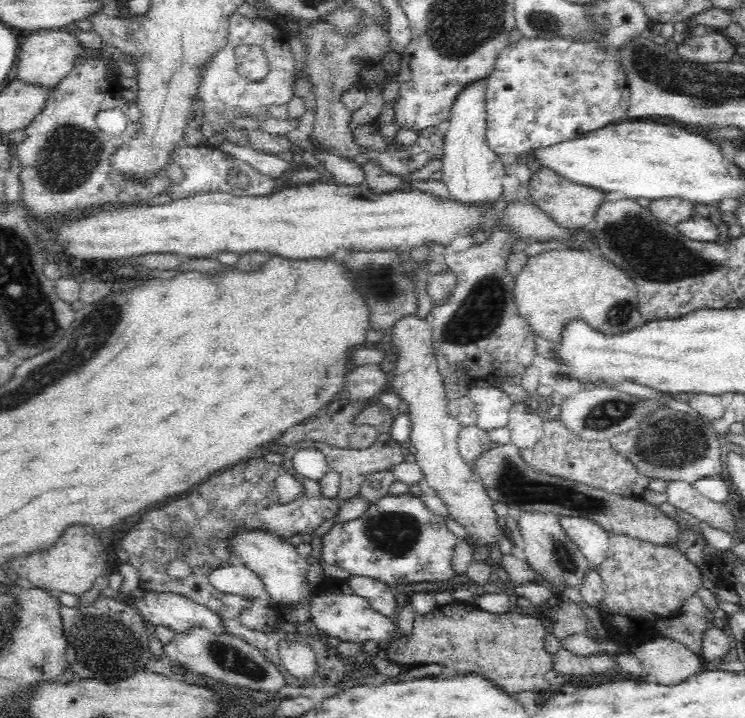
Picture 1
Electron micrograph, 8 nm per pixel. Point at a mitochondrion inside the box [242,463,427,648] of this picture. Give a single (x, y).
(394, 533)

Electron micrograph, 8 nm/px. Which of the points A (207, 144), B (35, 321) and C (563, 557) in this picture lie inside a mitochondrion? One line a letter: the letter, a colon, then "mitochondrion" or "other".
A: other
B: mitochondrion
C: mitochondrion

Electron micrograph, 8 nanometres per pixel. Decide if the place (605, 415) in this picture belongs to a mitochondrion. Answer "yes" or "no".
yes

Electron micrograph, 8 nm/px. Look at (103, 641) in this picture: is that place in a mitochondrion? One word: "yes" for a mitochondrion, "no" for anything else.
yes

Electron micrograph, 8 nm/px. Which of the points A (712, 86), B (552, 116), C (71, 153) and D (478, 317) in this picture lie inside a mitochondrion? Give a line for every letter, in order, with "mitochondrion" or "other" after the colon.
A: mitochondrion
B: other
C: mitochondrion
D: mitochondrion

